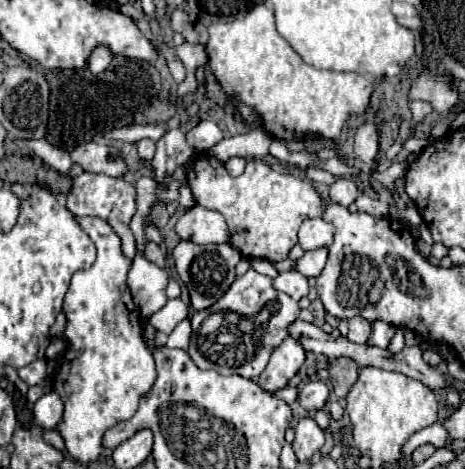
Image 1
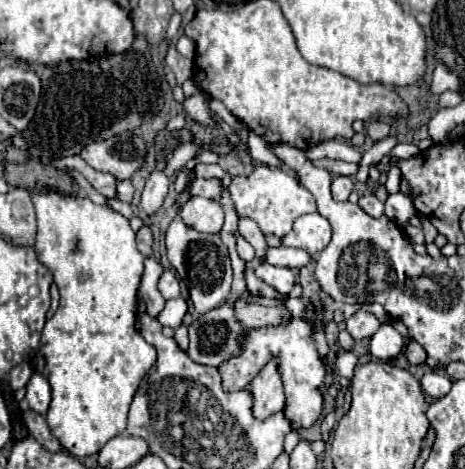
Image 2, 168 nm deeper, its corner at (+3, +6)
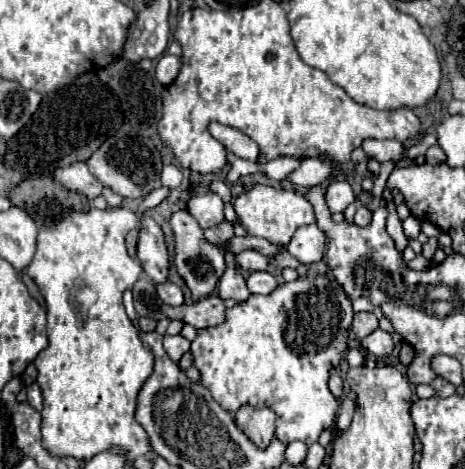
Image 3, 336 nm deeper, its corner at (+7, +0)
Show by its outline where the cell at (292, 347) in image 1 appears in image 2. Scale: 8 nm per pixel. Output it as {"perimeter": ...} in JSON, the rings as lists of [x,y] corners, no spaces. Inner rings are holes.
{"perimeter":[[[278,358],[266,364],[250,382],[250,392],[254,398],[252,414],[258,420],[266,420],[284,408],[284,388],[278,372]]]}

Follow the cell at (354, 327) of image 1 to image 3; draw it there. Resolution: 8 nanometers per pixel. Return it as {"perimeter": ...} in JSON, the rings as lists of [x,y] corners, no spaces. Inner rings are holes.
{"perimeter":[[[358,312],[354,314],[354,322],[352,322],[352,334],[358,342],[362,342],[368,334],[372,334],[378,328],[378,320],[372,312]]]}

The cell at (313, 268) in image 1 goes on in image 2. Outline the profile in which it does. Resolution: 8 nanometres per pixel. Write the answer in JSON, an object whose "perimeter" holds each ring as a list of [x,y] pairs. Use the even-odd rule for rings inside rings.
{"perimeter":[[[266,248],[266,256],[264,262],[272,264],[272,266],[286,266],[286,268],[302,268],[310,262],[310,254],[304,250],[296,250],[296,248]]]}

